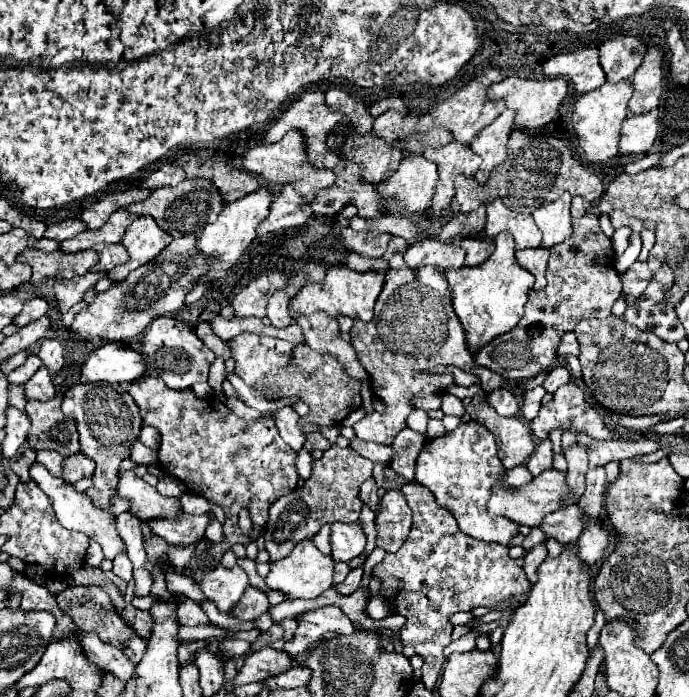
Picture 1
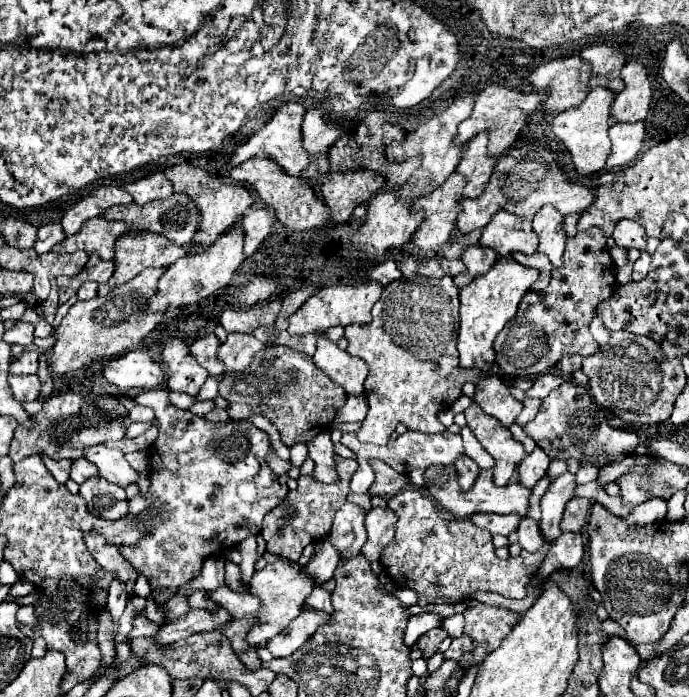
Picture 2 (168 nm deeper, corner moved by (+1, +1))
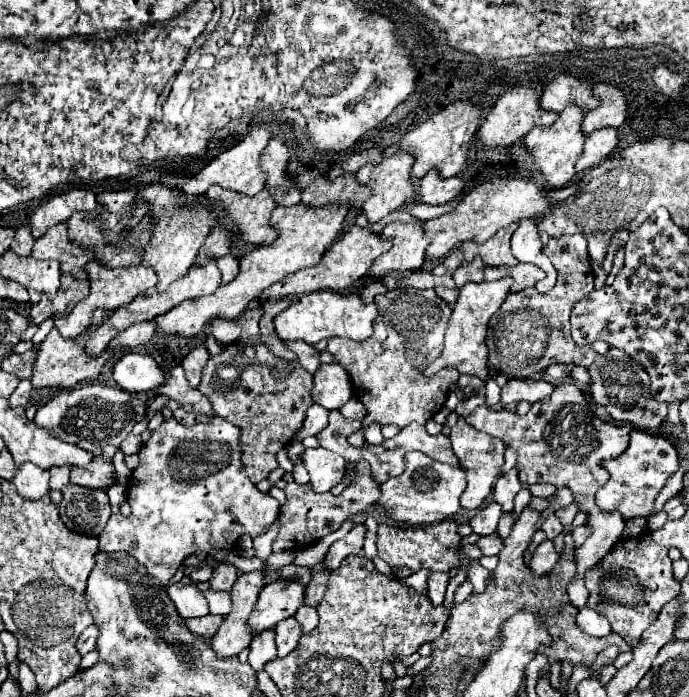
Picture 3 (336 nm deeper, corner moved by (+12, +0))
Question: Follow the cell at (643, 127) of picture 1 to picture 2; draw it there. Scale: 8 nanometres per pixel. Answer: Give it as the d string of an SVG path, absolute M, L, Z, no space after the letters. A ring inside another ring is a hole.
M629 122L629 124L613 124L609 130L611 138L611 154L607 158L607 170L619 170L629 166L645 140L645 124L643 122Z

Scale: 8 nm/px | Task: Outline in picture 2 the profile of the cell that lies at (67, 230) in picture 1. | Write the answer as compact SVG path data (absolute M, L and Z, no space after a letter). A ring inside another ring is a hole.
M51 222L45 224L45 226L41 226L39 228L39 240L35 242L35 250L39 250L39 254L45 254L45 252L49 252L51 248L53 248L53 244L57 244L57 242L63 242L65 238L67 238L67 234L65 234L65 230L63 230L63 226L59 224L59 222Z

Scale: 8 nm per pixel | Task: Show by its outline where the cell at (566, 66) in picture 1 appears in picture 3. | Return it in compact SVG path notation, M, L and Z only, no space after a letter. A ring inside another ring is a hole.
M522 83L522 85L510 87L506 95L502 95L494 105L494 109L486 115L482 127L476 133L476 143L482 149L502 149L502 147L514 145L518 139L528 135L534 127L550 127L558 119L558 115L538 109L540 95L542 95L542 89L538 83Z

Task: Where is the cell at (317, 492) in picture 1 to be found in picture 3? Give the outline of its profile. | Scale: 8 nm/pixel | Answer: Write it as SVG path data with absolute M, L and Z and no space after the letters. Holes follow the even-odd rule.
M288 483L286 489L286 505L280 509L280 533L276 537L276 541L272 543L272 551L286 551L286 549L302 549L308 547L312 543L316 543L318 539L322 539L324 535L340 529L340 525L352 517L358 511L364 511L364 505L354 505L352 501L344 501L342 497L334 497L332 493L314 493L310 485L298 485L298 483Z

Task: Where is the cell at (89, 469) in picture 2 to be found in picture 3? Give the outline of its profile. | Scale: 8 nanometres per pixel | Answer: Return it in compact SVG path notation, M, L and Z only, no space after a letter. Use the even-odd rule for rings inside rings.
M96 455L88 465L72 469L70 483L82 485L82 487L88 487L88 489L104 489L106 491L108 487L112 487L116 483L114 467L106 457Z

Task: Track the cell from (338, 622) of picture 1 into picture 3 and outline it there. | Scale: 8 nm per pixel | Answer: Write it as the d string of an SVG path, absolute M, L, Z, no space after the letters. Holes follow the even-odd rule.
M274 629L272 631L262 631L256 635L250 643L250 655L248 663L254 671L262 671L268 661L276 657L276 643L274 643Z

